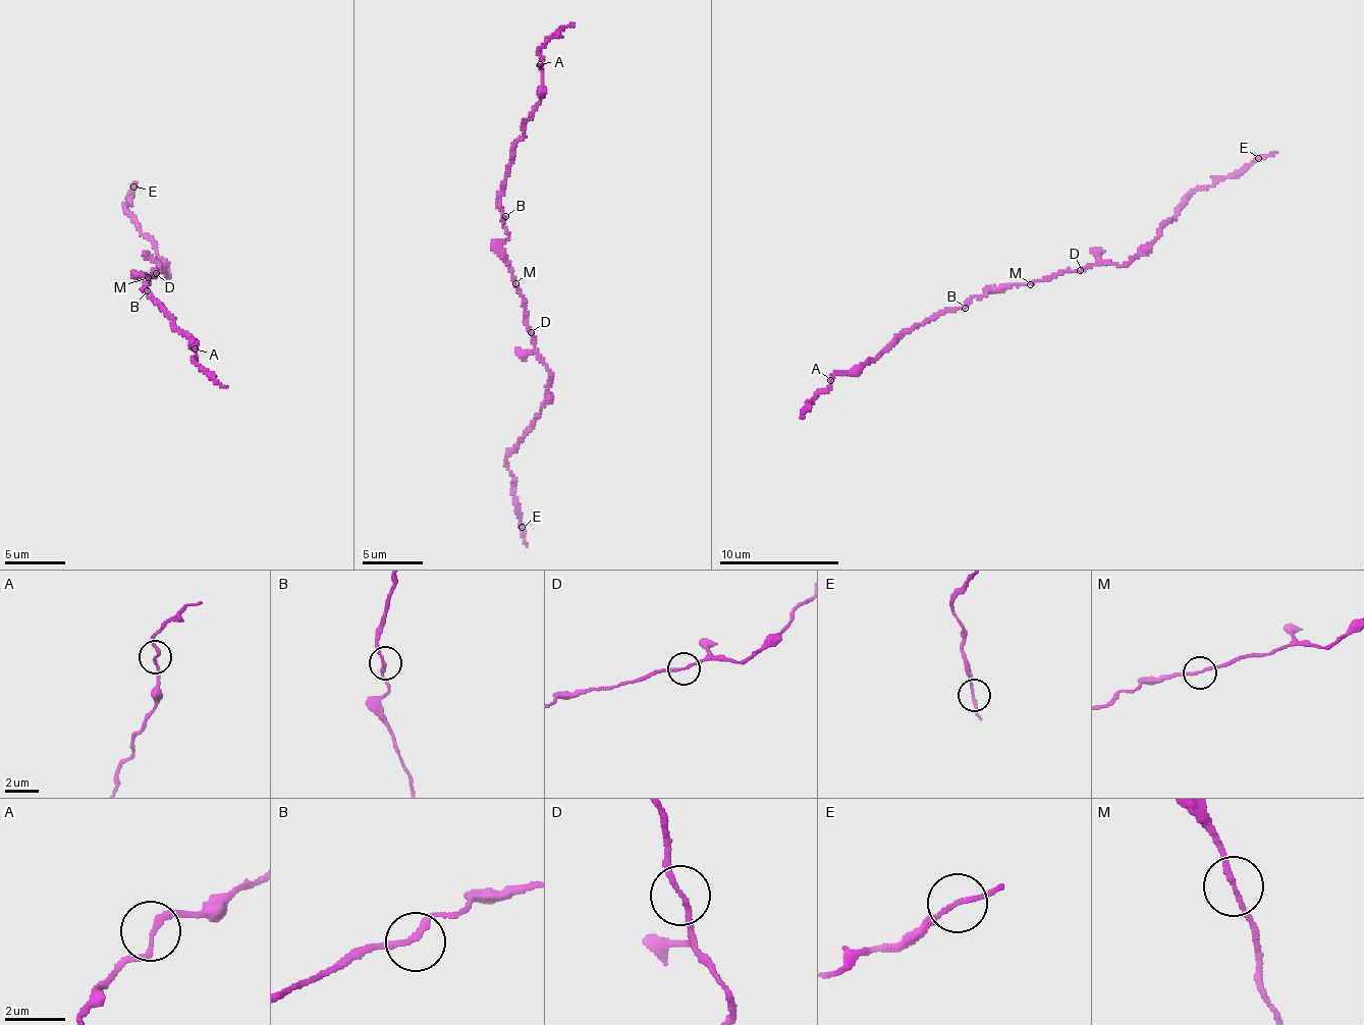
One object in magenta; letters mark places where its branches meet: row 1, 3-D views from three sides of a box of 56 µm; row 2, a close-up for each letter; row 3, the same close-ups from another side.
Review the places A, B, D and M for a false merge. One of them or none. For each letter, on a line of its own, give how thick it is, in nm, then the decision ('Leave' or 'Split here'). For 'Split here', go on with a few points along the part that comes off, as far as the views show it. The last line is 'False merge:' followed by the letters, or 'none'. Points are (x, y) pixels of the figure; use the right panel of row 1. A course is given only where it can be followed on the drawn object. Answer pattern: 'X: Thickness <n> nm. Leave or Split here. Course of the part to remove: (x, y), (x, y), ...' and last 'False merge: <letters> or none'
A: Thickness 170 nm. Leave
B: Thickness 190 nm. Leave
D: Thickness 160 nm. Leave
M: Thickness 160 nm. Leave
False merge: none

